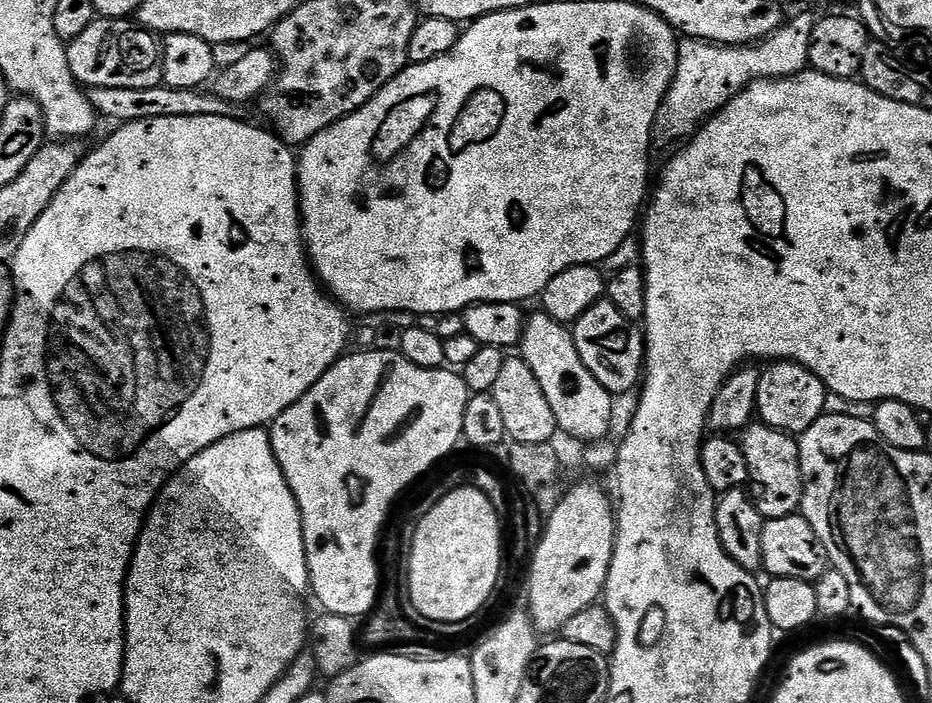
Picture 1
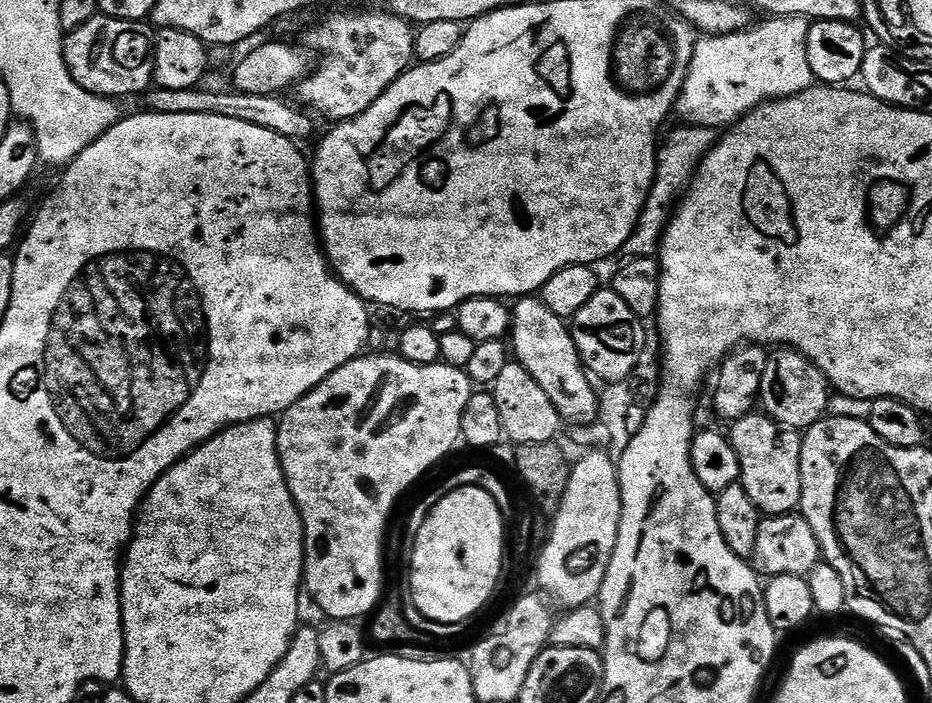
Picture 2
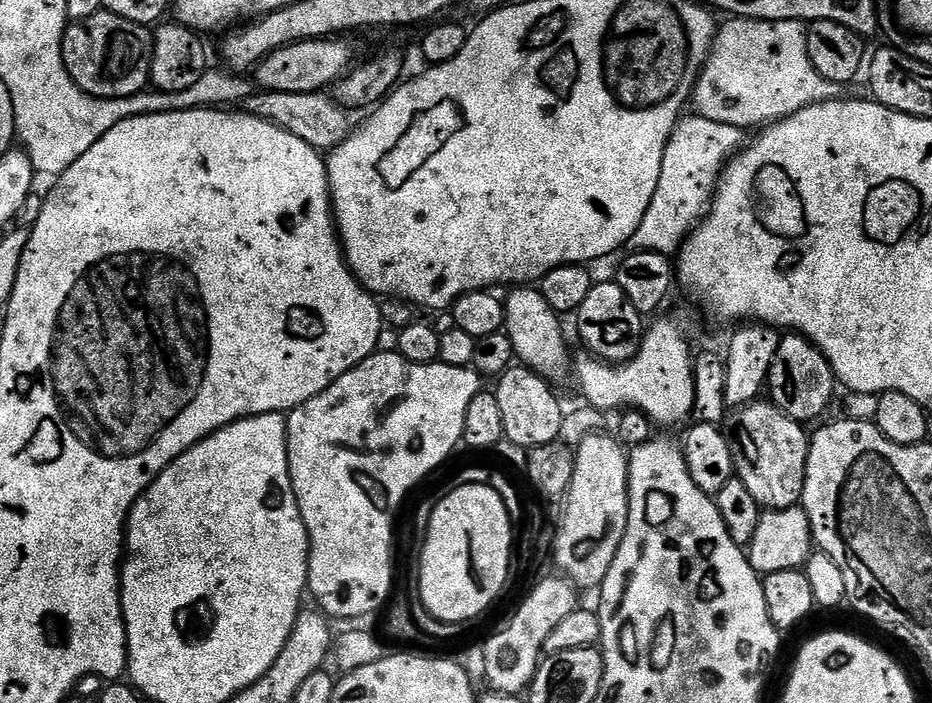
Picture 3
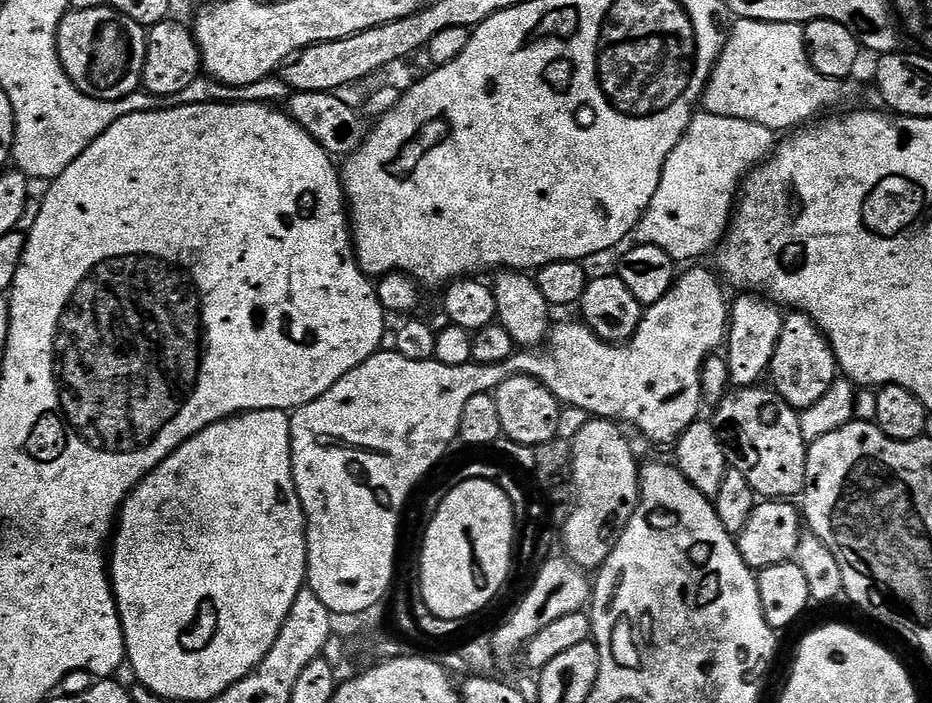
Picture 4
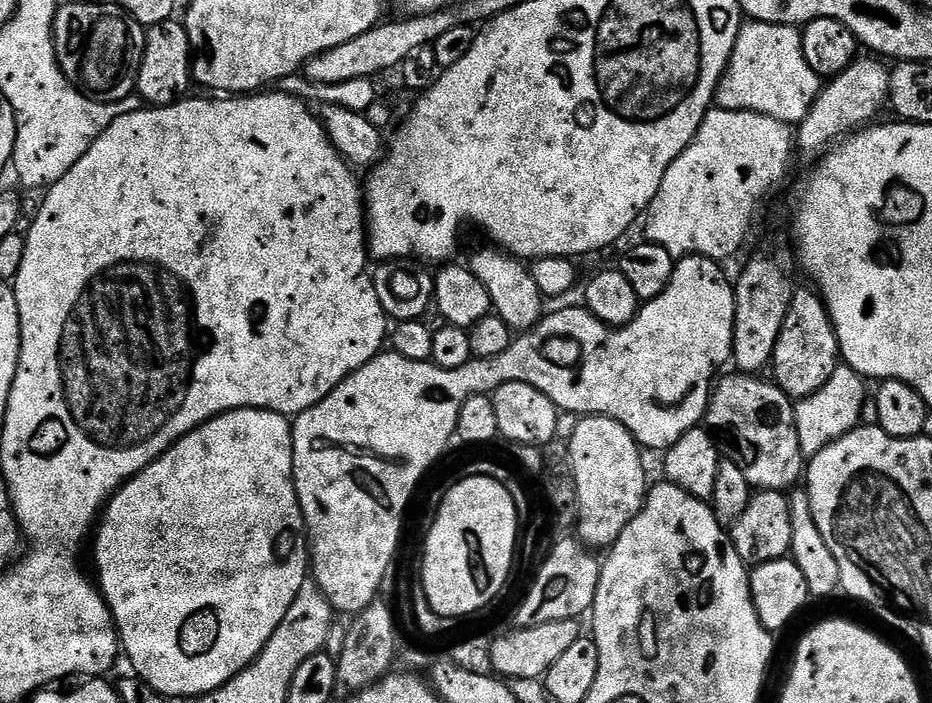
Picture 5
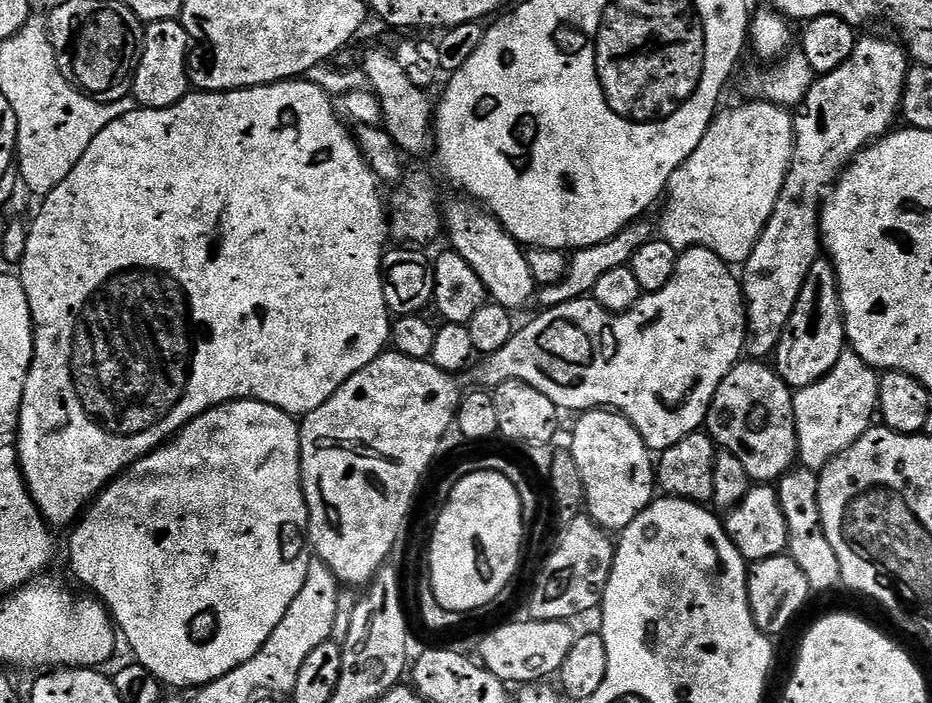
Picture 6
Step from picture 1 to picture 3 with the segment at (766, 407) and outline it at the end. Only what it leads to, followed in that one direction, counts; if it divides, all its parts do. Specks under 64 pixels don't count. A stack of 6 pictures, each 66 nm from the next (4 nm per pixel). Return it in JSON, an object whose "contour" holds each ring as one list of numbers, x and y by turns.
{"contour":[[799,334,781,335,766,381,767,395,778,410,795,420,809,422,808,420,816,419,827,408,836,388,838,389,837,378,828,365,828,359,818,348]]}

